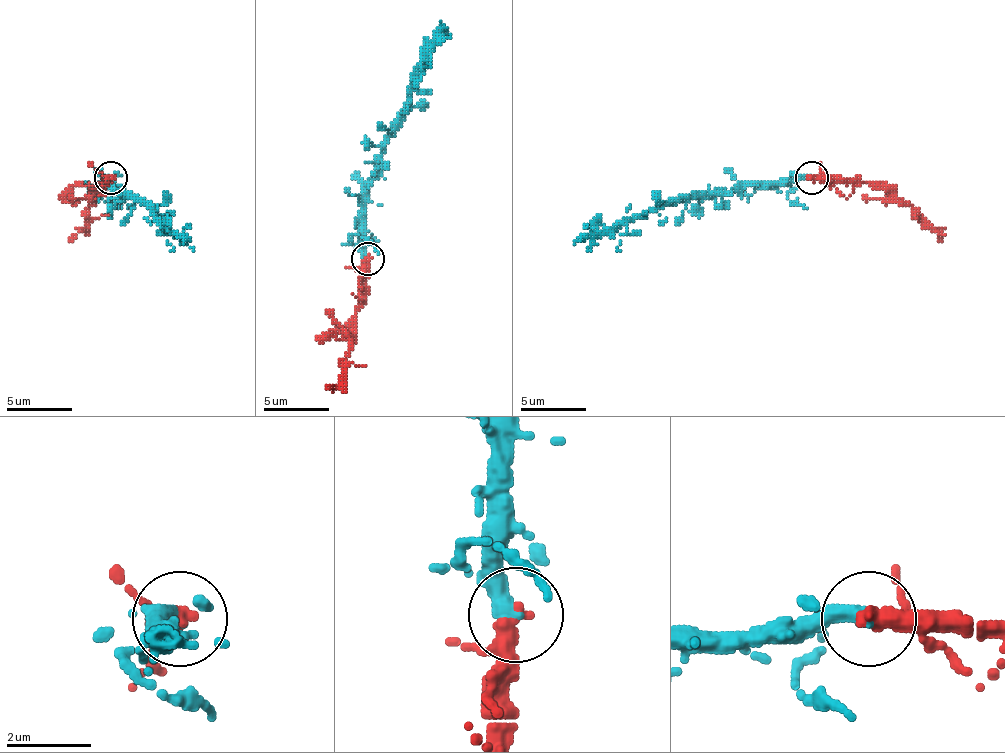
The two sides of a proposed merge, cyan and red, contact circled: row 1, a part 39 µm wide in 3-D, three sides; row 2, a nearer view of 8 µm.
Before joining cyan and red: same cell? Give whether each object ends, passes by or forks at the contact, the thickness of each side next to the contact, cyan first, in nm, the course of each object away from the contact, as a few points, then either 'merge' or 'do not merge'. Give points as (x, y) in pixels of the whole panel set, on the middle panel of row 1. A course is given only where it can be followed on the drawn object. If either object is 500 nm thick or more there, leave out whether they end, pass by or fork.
cyan ends; red passes by; calibres 400 and 320 nm; course cyan (368, 257), (362, 251), (365, 185), (375, 175), (395, 120), (441, 21); course red (368, 257), (365, 303), (355, 313), (355, 333), (345, 375), (326, 388); merge

